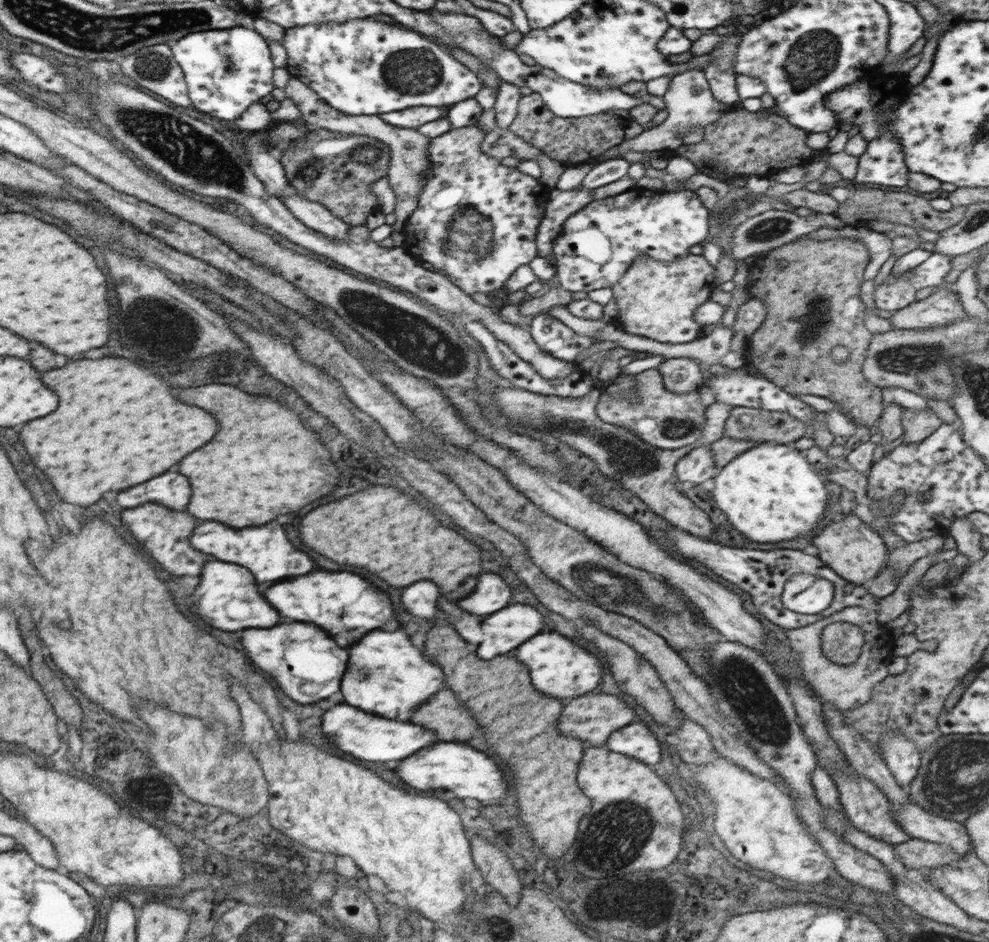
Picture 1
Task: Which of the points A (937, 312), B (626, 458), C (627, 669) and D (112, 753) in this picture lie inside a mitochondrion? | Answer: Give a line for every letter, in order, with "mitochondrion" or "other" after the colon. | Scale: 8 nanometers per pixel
A: other
B: mitochondrion
C: other
D: other

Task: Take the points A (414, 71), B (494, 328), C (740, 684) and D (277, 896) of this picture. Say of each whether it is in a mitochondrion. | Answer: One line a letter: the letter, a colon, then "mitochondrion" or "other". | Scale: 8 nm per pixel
A: mitochondrion
B: other
C: mitochondrion
D: mitochondrion

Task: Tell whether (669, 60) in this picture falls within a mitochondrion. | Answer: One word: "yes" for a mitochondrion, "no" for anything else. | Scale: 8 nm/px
no

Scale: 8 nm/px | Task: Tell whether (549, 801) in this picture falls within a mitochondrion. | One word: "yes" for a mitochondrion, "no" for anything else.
no

